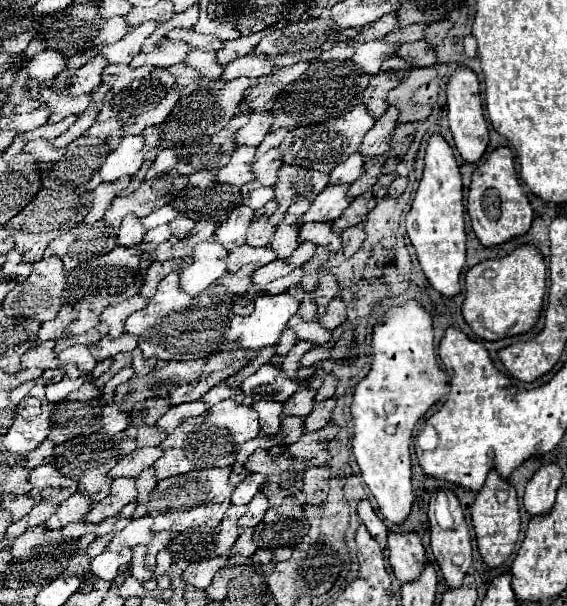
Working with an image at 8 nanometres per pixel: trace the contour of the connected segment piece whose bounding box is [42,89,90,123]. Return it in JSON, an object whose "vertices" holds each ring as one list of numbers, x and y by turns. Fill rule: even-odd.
{"vertices":[[42,91,42,103,50,107,50,117,48,117,48,123,56,123,68,115,78,115,82,113,88,103,90,103,90,95,84,93,84,95,78,95,78,97,64,97,64,95,58,95,58,93,52,93,52,91]]}

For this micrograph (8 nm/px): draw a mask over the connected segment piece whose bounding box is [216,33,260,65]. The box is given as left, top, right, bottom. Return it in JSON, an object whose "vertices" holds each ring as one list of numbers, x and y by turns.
{"vertices":[[260,33,248,35,248,37,240,37,240,39,234,39,234,41,224,41,224,47,216,51,216,61,220,65,226,65,228,61,232,61,236,57,248,55,258,45,258,41,260,41]]}

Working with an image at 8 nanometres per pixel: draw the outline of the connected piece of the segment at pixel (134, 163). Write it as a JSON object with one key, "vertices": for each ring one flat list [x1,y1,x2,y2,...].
{"vertices":[[120,137,118,147,108,153,106,161,100,165,100,177,102,181,114,181,122,175,136,175,142,161,144,161,144,153,142,153,142,137]]}

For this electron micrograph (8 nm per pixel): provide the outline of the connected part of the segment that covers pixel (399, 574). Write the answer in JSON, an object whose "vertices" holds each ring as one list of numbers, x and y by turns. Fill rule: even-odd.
{"vertices":[[390,531,388,533,388,561,398,581,412,581,420,575,426,563,426,553,416,531]]}

